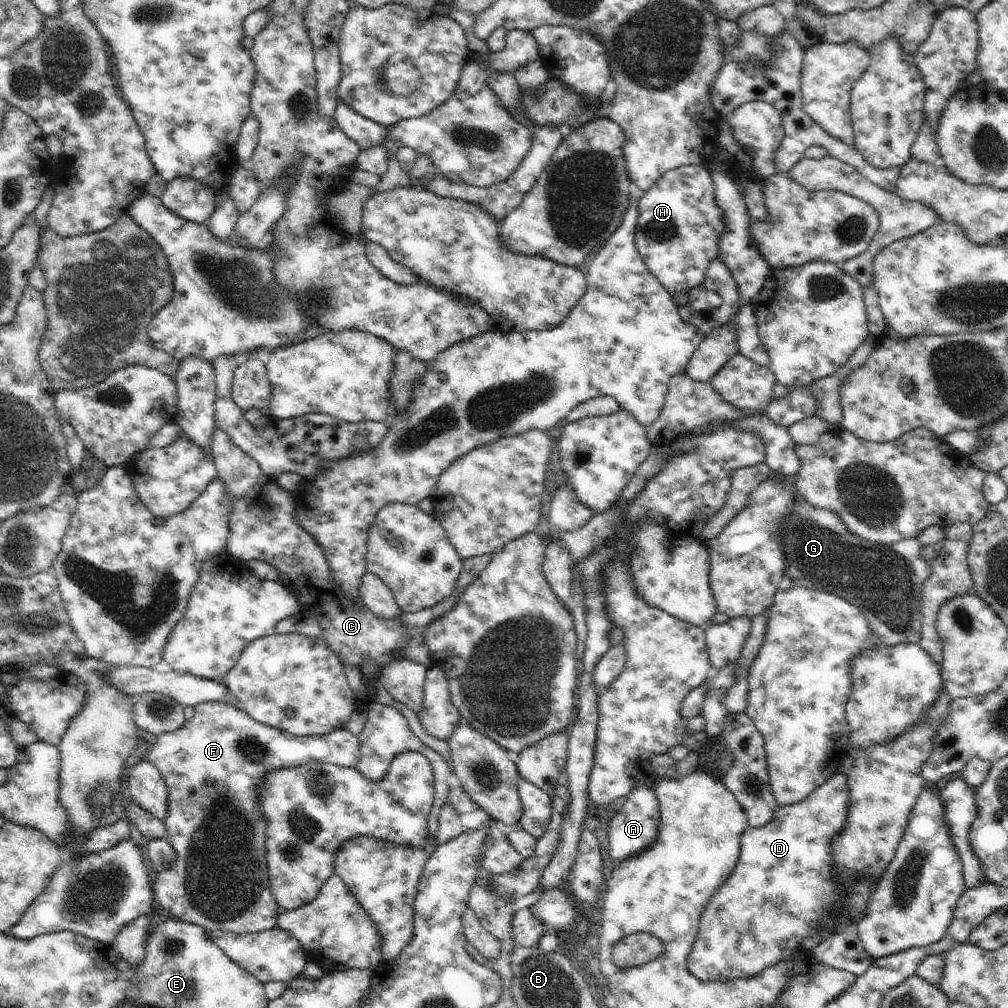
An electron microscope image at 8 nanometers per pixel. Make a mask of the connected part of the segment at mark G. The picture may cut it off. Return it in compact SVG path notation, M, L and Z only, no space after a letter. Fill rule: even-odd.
M796 496L791 506L791 513L786 515L781 526L781 544L787 559L786 576L798 587L827 591L853 605L867 618L869 627L878 634L880 645L896 646L900 643L919 643L921 622L923 619L919 598L924 580L930 576L931 566L923 557L923 544L916 539L906 539L897 544L874 544L849 533L845 524L828 509L817 509L802 497Z

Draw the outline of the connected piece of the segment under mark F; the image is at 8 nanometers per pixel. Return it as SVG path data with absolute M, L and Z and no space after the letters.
M206 701L195 706L194 717L173 733L161 734L147 756L162 775L168 789L165 825L177 854L171 867L157 873L153 883L155 902L185 923L203 926L207 931L243 935L276 927L279 906L271 891L267 867L266 825L255 790L265 776L275 770L299 767L318 761L354 767L361 750L359 738L347 728L321 737L295 737L288 731L255 721L246 711L230 703Z

